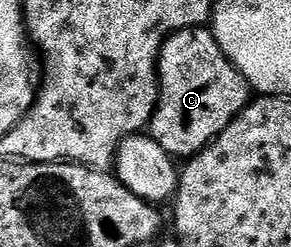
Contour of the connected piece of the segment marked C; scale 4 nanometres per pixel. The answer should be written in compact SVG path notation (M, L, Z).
M208 27L171 33L160 48L158 72L160 98L152 112L150 135L156 140L158 147L162 147L162 151L166 151L174 159L197 157L215 137L222 135L222 131L230 127L230 123L246 108L250 100L248 80L233 67L230 59L226 59L222 47L218 47L211 28Z

